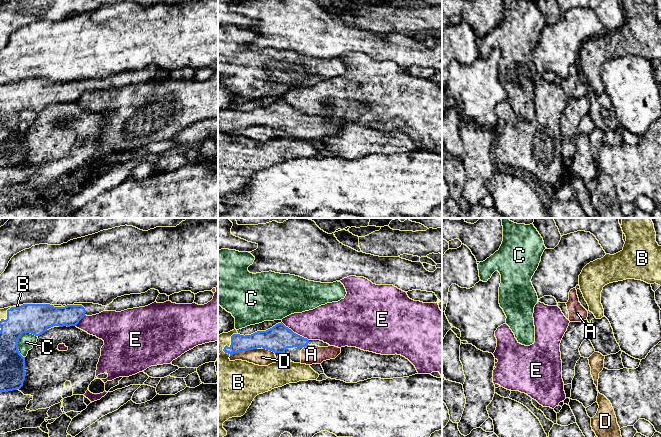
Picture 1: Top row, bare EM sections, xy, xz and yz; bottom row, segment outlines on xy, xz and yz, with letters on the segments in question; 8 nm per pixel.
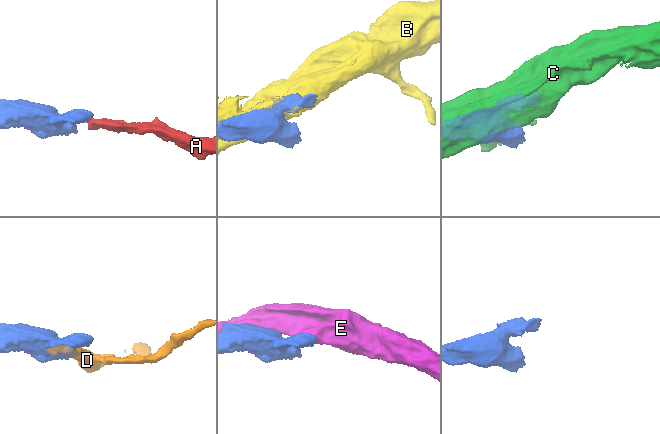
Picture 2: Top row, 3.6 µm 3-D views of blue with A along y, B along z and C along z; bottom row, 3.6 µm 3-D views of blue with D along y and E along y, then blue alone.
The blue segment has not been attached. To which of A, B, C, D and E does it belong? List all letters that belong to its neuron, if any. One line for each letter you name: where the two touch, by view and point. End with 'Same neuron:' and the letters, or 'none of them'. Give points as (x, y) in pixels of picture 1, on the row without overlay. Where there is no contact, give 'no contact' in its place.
A: xz (305, 121)
Same neuron: A

